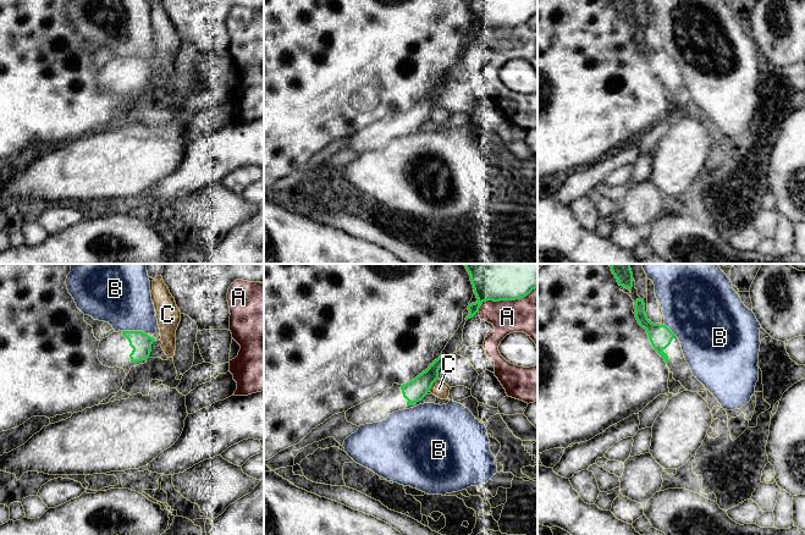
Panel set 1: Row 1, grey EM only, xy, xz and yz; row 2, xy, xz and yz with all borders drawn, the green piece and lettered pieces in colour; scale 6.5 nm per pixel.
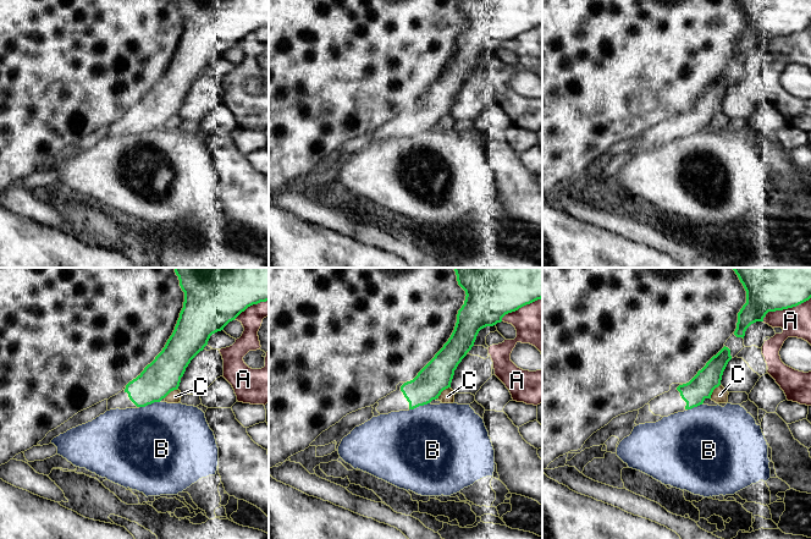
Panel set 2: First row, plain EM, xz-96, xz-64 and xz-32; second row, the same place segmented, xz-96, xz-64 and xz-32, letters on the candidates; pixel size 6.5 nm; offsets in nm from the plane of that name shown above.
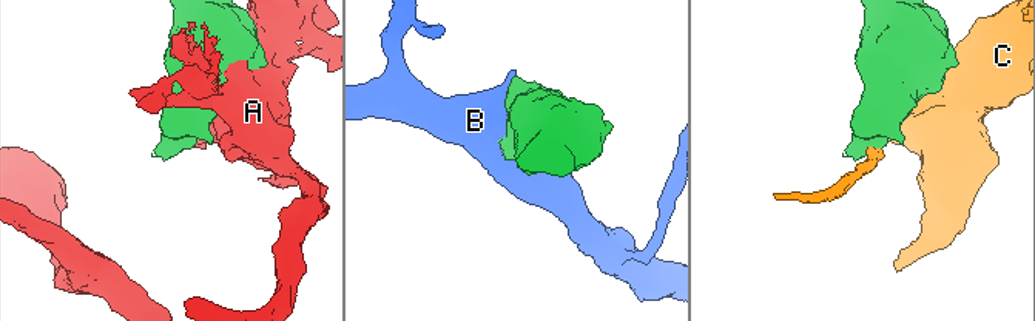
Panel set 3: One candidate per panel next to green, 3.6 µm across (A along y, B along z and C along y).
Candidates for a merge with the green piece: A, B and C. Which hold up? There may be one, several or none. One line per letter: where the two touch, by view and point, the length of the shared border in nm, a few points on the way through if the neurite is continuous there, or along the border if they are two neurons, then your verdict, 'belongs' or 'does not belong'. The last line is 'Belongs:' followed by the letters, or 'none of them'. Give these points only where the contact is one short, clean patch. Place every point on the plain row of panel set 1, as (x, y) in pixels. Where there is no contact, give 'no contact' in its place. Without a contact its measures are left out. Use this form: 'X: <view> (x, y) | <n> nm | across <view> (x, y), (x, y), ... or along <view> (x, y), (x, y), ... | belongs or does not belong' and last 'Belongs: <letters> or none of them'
A: xz (508, 26) | 380 nm | does not belong
B: xy (139, 58) | 240 nm | does not belong
C: xz (433, 109) | 110 nm | along xz (437, 104), (429, 116) | does not belong
Belongs: none of them

